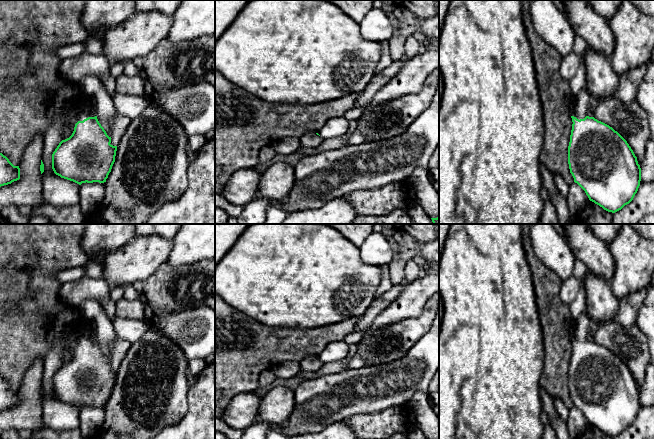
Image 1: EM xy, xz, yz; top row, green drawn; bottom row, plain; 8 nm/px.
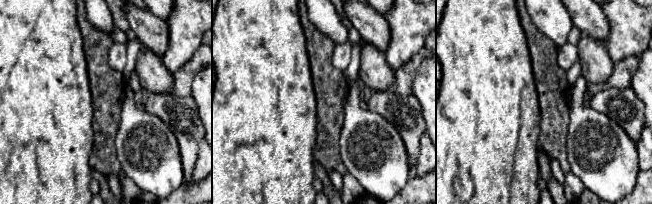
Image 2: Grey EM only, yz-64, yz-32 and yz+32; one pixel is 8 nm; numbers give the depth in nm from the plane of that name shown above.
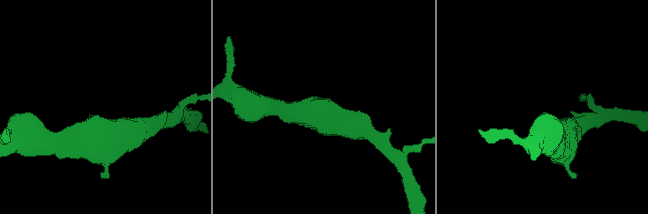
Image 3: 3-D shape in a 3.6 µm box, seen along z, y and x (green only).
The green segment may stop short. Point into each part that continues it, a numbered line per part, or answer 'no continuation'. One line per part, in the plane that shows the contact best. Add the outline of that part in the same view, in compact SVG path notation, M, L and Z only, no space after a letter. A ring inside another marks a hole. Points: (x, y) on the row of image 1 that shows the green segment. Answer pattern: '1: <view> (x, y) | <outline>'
1: xy (87, 108) | M86 96L81 99L80 107L78 109L78 121L83 121L88 117L96 116L96 101L92 96Z

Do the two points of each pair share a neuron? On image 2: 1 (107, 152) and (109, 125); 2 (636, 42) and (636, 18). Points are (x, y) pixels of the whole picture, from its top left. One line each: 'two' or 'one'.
1: one
2: one

